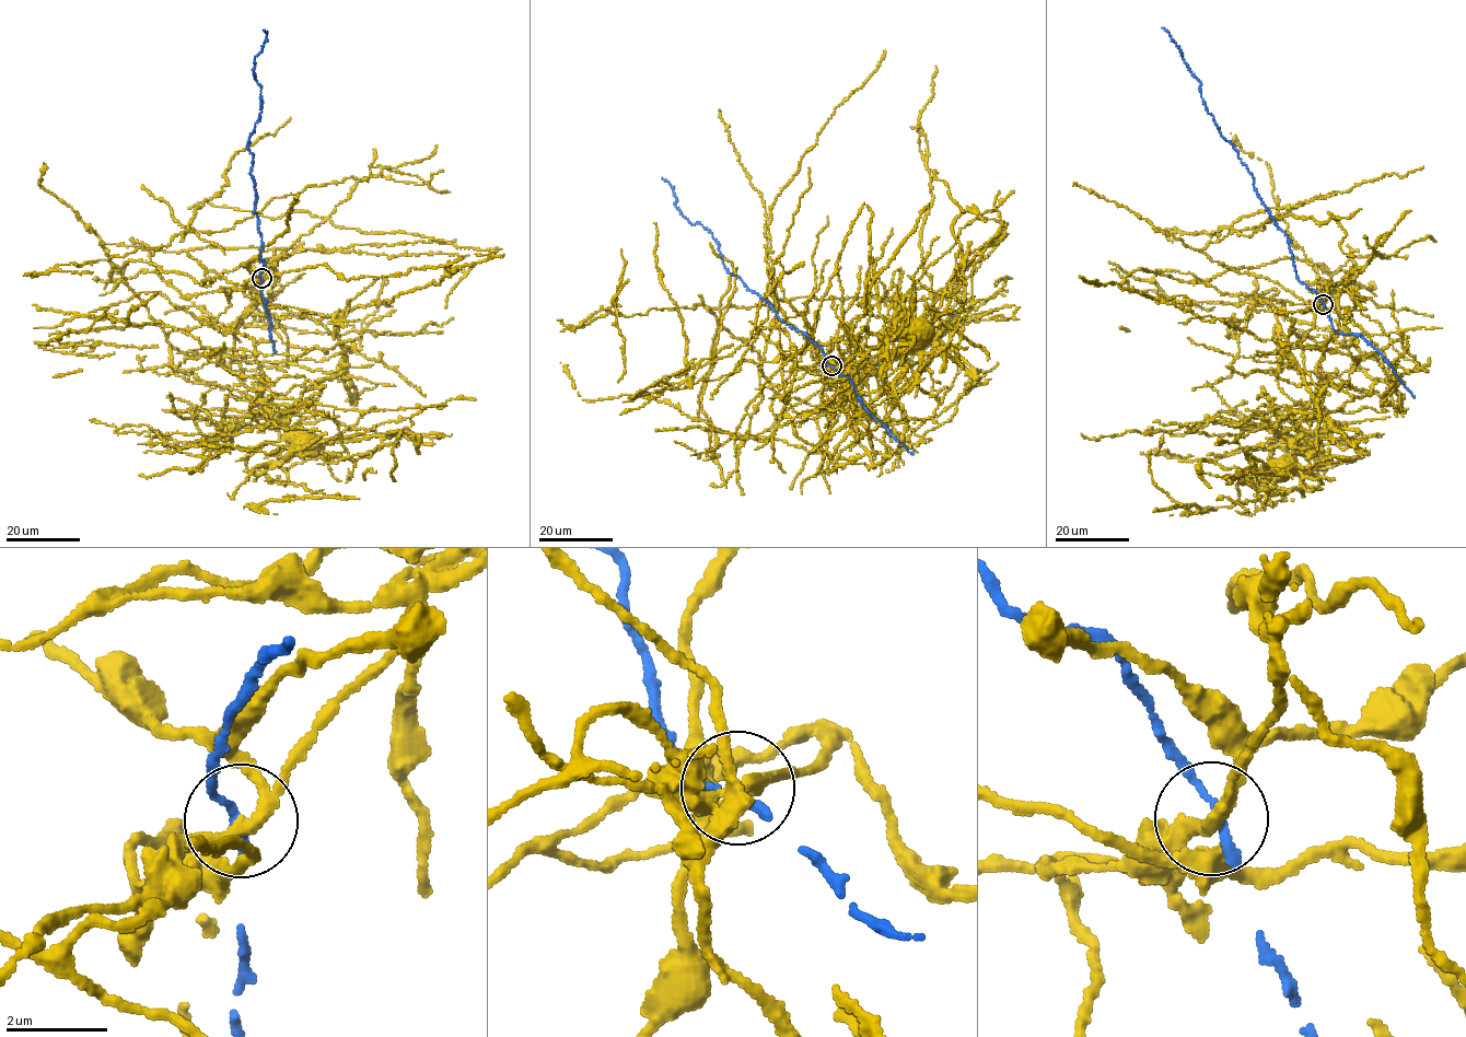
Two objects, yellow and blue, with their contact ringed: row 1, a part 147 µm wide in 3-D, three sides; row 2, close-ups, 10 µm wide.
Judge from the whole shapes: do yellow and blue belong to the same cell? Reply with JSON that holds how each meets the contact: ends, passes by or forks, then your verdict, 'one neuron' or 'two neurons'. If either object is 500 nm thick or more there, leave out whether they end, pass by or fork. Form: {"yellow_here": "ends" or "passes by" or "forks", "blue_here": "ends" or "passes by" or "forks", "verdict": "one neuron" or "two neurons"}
{"yellow_here": "forks", "blue_here": "ends", "verdict": "two neurons"}

